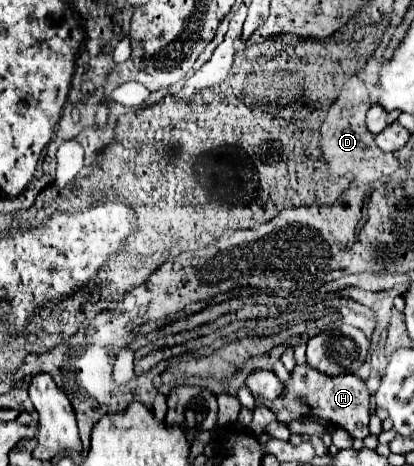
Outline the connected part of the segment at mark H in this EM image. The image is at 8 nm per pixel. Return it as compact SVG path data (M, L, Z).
M308 365L294 367L292 379L284 383L284 395L274 403L266 403L276 415L280 423L288 423L298 417L320 417L326 423L338 425L346 429L352 437L364 439L368 437L368 401L370 395L366 391L366 383L360 381L356 375L342 375L342 377L328 377Z

